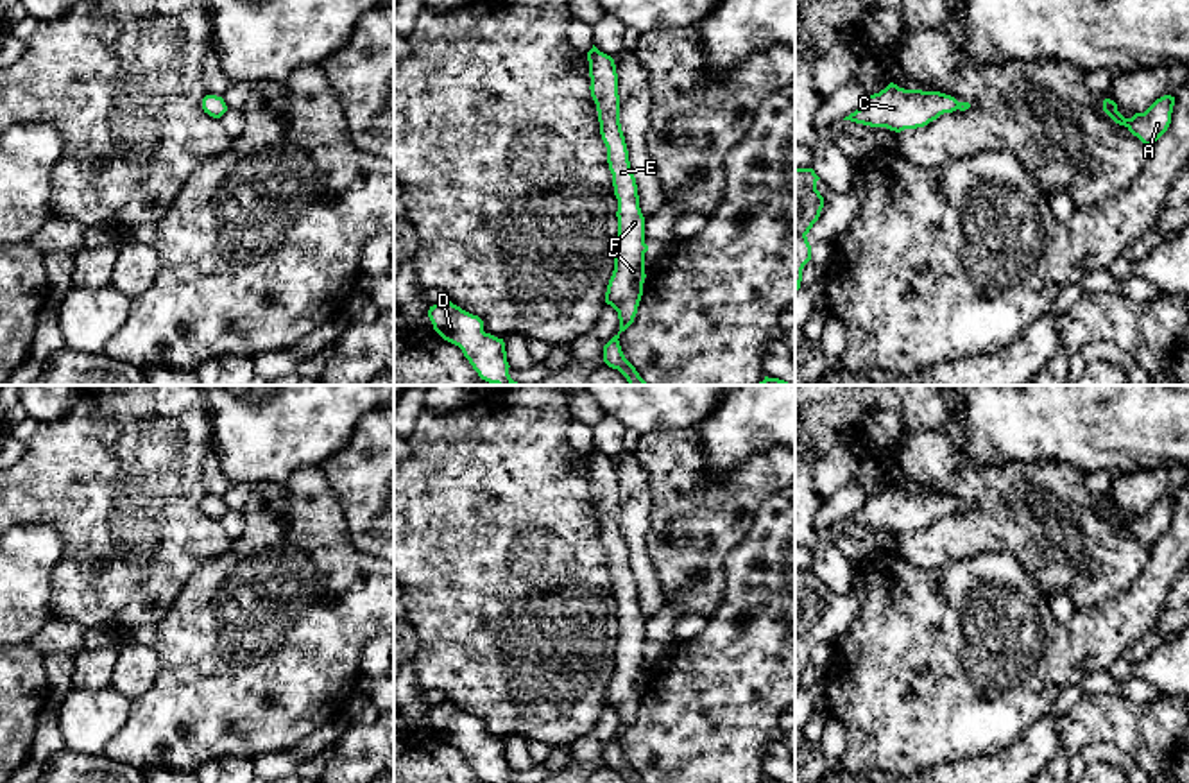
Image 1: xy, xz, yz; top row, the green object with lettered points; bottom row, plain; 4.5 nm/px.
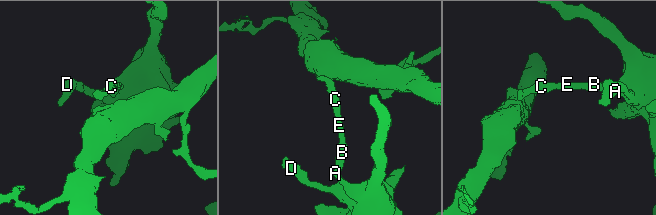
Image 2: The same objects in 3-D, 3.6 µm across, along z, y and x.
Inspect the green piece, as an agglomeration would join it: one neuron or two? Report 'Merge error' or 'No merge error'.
Merge error

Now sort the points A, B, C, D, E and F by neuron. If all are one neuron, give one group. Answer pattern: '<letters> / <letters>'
A B D E F / C

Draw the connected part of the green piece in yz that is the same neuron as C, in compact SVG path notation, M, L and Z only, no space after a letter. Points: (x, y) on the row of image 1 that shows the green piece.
M886 86L879 93L868 95L863 106L843 120L901 133L904 129L924 127L940 115L956 109L956 99L942 102L937 95L924 93L922 90Z

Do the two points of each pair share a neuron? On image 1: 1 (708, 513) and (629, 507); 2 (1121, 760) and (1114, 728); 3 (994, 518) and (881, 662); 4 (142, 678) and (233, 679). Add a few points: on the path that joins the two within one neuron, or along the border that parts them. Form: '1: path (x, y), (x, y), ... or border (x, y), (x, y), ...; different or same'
1: border (643, 468), (650, 493), (649, 550); different
2: border (1077, 753), (1100, 742), (1112, 742), (1137, 764); different
3: border (1003, 550), (985, 550), (940, 567), (921, 568); different
4: border (154, 645), (158, 658), (154, 683), (131, 703); different

